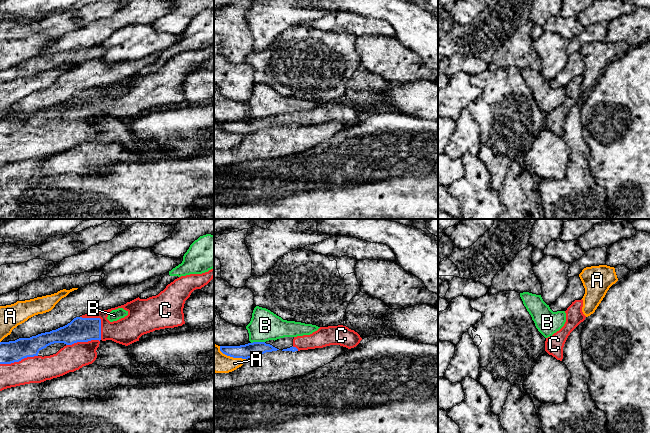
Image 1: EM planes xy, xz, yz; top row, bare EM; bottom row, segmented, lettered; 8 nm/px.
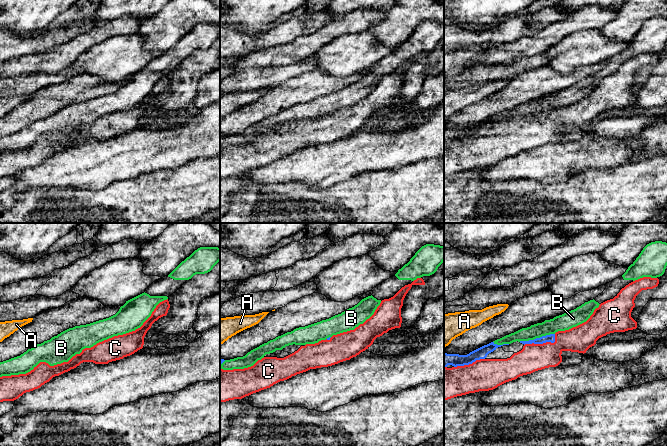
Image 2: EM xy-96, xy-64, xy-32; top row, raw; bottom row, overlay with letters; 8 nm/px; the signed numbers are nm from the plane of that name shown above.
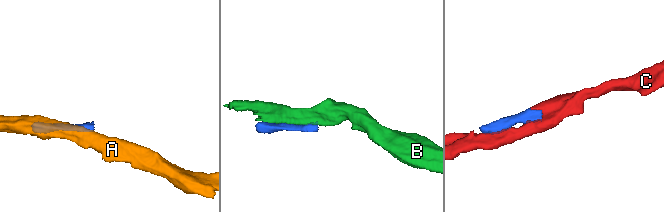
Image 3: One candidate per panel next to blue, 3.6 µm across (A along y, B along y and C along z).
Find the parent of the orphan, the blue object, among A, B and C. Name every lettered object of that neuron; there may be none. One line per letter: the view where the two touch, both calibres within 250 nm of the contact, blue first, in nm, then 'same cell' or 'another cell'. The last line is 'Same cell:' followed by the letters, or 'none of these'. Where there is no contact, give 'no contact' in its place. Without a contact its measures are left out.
A: meets blue in xz; 120 nm thick on the blue side, 180 nm on the other; another cell
B: meets blue in xz; 120 nm thick on the blue side, 240 nm on the other; another cell
C: meets blue in xy; 190 nm thick on the blue side, 200 nm on the other; same cell
Same cell: C

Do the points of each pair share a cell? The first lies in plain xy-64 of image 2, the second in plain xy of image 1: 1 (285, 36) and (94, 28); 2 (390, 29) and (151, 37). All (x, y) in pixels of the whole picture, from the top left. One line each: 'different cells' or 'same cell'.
1: different cells
2: different cells

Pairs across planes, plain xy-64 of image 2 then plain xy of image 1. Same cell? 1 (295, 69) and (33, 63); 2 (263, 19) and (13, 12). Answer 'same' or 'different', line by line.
1: same
2: same

